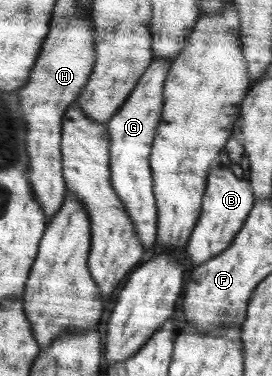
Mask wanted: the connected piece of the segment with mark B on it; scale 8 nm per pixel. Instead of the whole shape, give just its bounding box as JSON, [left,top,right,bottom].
[185,165,256,267]

